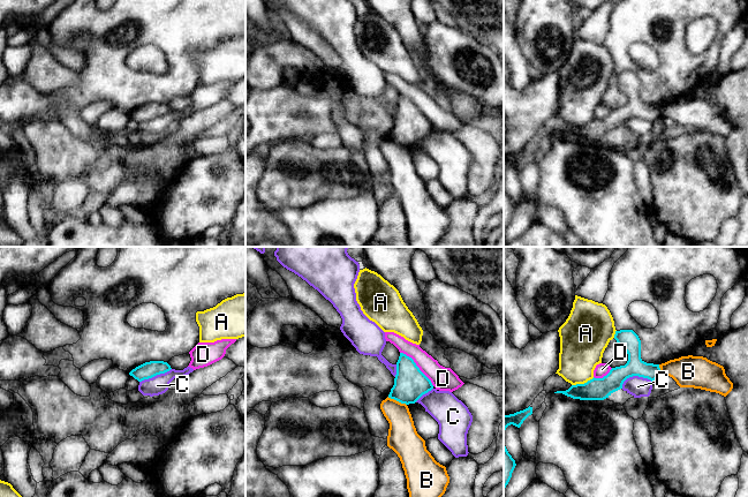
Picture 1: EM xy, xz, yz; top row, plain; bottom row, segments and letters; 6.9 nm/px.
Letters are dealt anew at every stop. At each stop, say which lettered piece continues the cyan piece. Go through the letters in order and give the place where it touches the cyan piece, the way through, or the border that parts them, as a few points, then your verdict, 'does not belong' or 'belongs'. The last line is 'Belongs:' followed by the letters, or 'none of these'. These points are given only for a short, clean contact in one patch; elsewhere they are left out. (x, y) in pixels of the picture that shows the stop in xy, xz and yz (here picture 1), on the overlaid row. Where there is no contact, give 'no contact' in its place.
A: yz (582, 384) | does not belong
B: xz (397, 400) | along xz (387, 397), (406, 405) | does not belong
C: yz (634, 375) | does not belong
D: xz (417, 367) | does not belong
Belongs: none of these

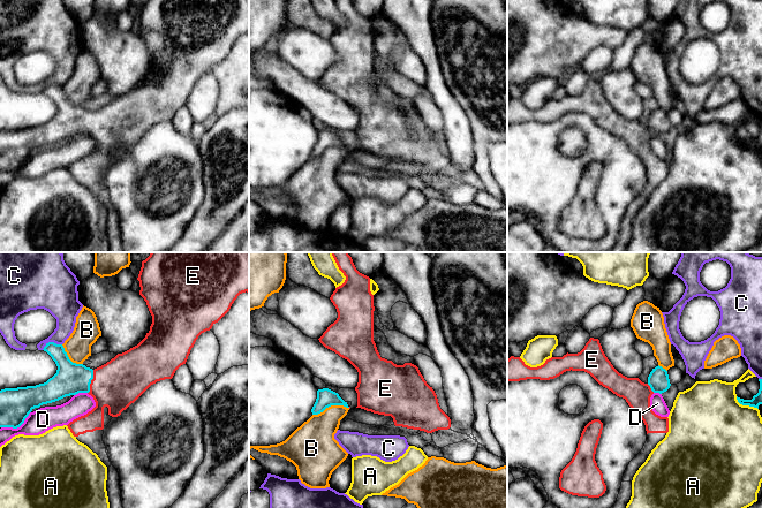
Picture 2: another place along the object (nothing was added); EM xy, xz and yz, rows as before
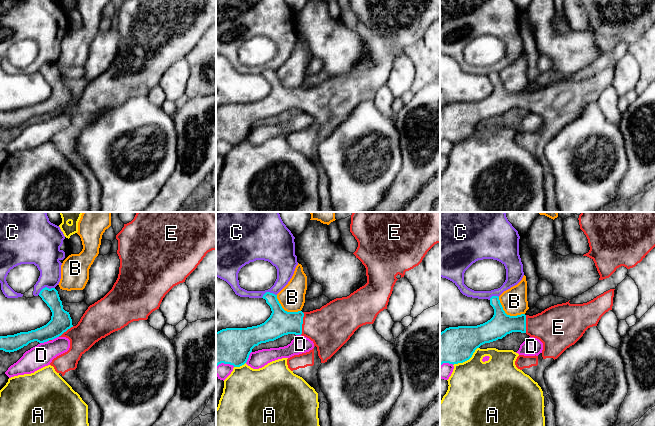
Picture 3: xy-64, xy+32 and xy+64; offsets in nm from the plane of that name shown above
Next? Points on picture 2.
A: yz (746, 404) | does not belong
B: xz (330, 406) | does not belong
C: xy (51, 342) | does not belong
D: xy (17, 426) | does not belong
E: xy (90, 381) | across xy (70, 378), (90, 381), (119, 383) | belongs
Belongs: E

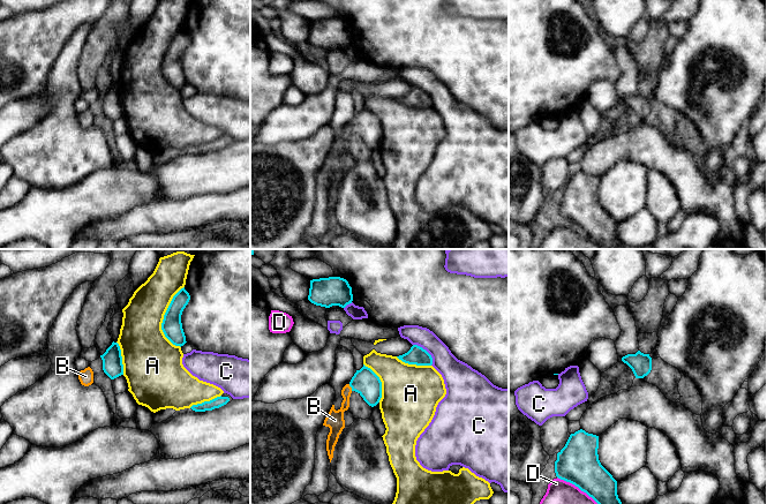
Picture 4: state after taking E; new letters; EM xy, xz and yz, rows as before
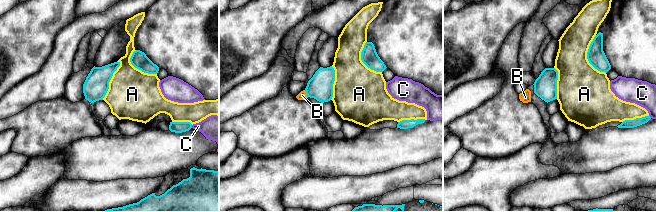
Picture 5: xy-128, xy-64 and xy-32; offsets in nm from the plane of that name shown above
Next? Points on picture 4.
A: xy (164, 318) | does not belong
B: xz (351, 386) | across xz (366, 382), (351, 386), (345, 406), (335, 418) | belongs
C: xz (427, 352) | does not belong
D: yz (578, 487) | does not belong
Belongs: B

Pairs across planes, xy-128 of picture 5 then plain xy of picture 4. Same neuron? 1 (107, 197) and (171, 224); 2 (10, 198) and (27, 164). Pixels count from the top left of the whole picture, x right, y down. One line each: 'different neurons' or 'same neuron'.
1: same neuron
2: different neurons

